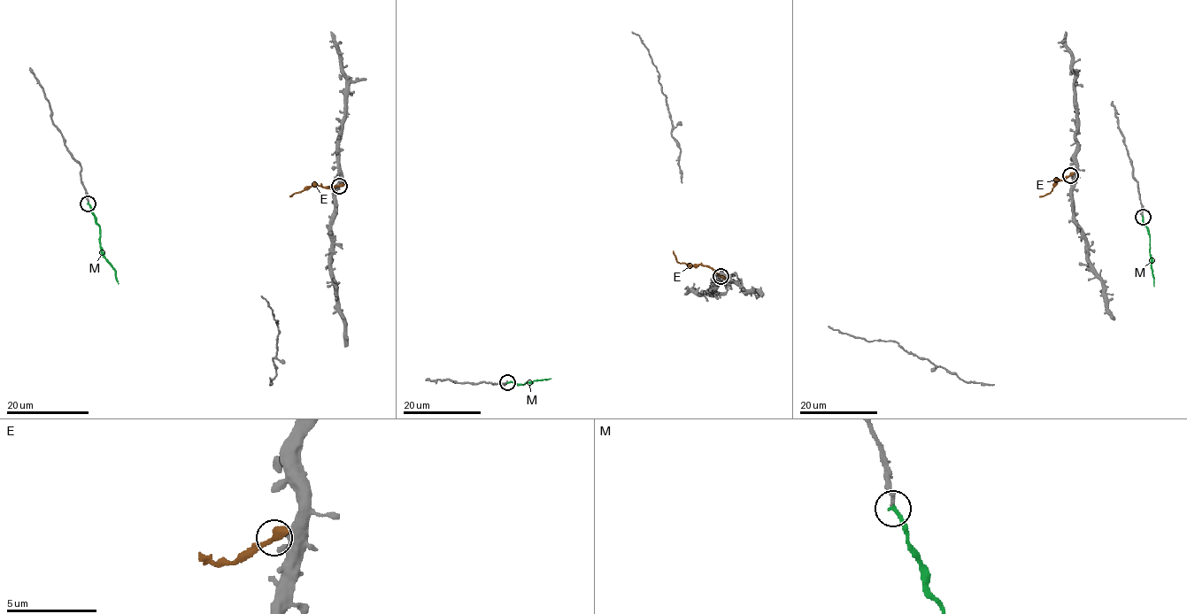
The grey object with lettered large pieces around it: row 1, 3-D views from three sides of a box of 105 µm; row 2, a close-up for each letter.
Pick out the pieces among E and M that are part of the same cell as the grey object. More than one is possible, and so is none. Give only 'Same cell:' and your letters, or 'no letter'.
Same cell: M

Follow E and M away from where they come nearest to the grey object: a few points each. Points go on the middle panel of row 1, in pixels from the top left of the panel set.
E: (720, 276), (700, 264), (689, 265), (678, 263), (674, 251)
M: (508, 383), (523, 385), (551, 379)

